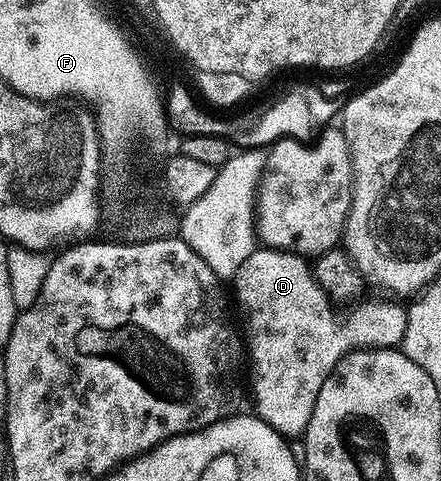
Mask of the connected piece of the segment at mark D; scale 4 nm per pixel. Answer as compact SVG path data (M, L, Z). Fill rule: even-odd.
M255 248L252 256L240 264L238 271L234 273L232 279L234 285L234 294L238 297L238 302L242 305L242 310L250 314L246 318L246 334L244 330L244 346L248 351L248 386L254 389L254 406L257 417L262 418L268 423L274 431L285 436L287 439L294 440L294 437L305 435L308 428L308 420L312 420L312 408L316 408L316 396L320 396L320 388L324 388L324 380L336 368L336 364L344 355L349 354L351 350L364 350L367 348L394 348L401 343L404 332L406 331L406 312L407 307L397 306L394 302L366 302L355 305L354 310L346 318L346 326L341 326L334 319L335 307L332 305L330 297L324 293L318 286L318 281L314 279L314 272L311 263L303 255L291 254L289 250L272 250L269 248Z

